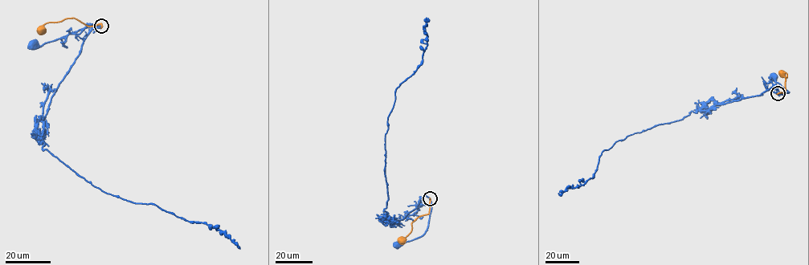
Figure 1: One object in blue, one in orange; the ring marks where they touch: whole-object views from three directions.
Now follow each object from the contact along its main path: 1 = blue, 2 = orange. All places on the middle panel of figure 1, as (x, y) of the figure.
1: (430, 198), (431, 205), (426, 230), (422, 235), (397, 245)
2: (430, 198), (429, 212), (412, 223), (410, 232), (402, 240)

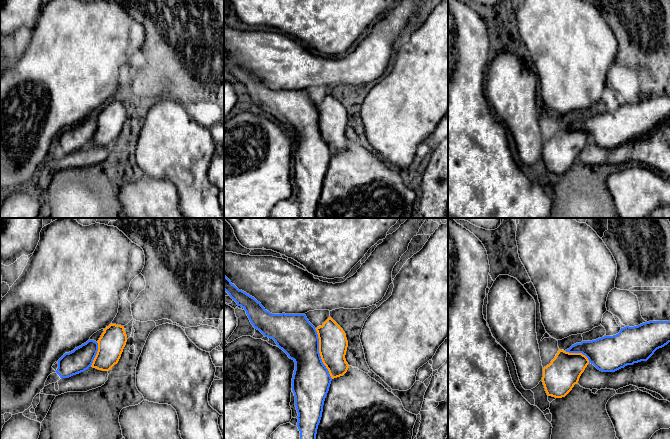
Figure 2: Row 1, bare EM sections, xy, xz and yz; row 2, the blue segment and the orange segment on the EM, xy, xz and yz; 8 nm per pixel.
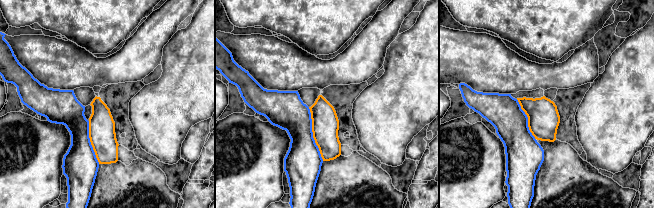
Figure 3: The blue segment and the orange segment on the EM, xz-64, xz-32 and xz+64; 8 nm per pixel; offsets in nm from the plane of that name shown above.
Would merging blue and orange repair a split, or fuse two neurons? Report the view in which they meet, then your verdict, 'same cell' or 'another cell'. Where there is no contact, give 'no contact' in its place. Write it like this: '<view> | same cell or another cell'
xz | another cell

